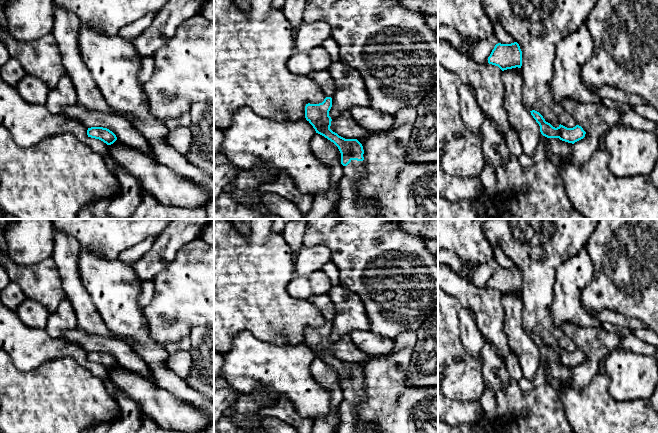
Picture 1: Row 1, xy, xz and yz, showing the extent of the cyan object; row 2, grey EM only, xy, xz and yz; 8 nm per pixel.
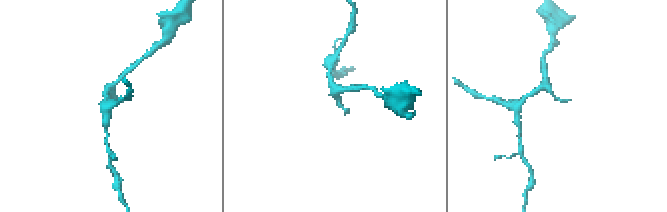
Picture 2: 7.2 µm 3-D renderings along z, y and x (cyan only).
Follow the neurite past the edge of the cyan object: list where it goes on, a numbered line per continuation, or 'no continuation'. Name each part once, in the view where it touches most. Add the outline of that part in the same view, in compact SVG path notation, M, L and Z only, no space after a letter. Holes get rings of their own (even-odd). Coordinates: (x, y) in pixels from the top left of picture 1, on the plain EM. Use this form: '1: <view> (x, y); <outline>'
1: xz (352, 397); M351 384L347 390L343 390L343 400L339 406L340 422L336 433L375 433L369 426L359 426L357 408L364 399L363 385Z

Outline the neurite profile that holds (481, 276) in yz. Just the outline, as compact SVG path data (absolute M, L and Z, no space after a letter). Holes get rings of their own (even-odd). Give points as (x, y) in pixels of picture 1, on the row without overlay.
M492 258L489 262L483 263L477 267L470 282L477 287L487 288L488 281L496 268L498 268L498 264L496 260Z

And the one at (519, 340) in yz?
M521 292L502 295L502 305L505 312L503 329L508 345L519 358L523 378L533 381L541 363L541 356L539 348L523 328Z

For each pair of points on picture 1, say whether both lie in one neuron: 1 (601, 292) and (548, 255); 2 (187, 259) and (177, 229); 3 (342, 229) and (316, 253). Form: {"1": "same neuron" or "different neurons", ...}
{"1": "different neurons", "2": "different neurons", "3": "different neurons"}

